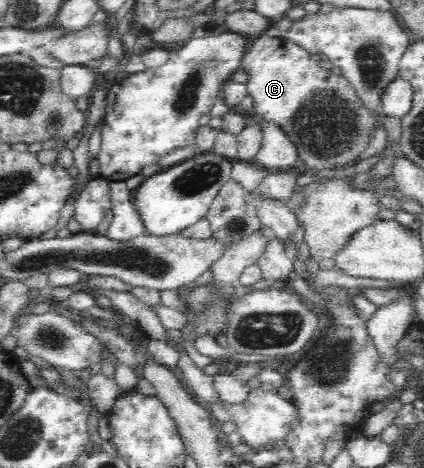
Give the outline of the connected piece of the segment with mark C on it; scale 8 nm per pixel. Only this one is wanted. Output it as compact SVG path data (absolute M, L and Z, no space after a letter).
M264 33L252 39L241 63L247 71L249 80L245 83L247 92L253 99L253 111L264 121L271 121L282 128L282 131L294 142L298 158L304 161L306 169L344 170L350 161L360 162L362 153L372 136L374 120L372 114L362 106L360 98L354 92L354 86L342 75L332 74L318 65L318 60L309 51L298 44L281 37L279 33Z

